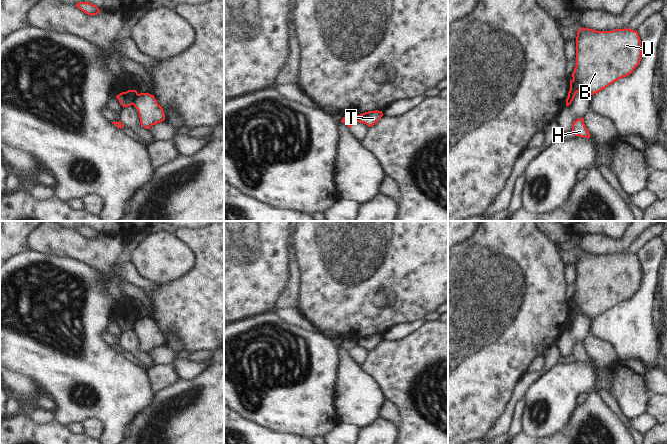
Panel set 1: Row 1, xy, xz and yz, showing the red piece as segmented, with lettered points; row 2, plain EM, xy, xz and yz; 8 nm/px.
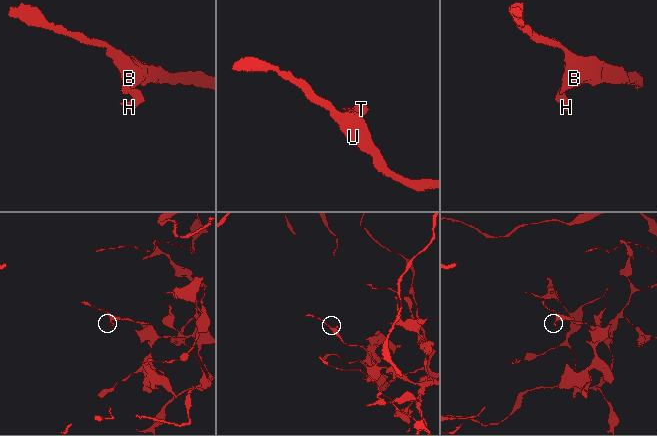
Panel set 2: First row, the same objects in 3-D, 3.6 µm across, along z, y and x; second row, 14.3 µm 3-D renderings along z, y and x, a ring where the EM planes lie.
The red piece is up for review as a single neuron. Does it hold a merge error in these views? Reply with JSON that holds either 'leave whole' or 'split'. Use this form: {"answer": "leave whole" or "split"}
{"answer": "split"}

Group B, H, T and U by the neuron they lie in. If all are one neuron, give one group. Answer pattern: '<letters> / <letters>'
B U / H T

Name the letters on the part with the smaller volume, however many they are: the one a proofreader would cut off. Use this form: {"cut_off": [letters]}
{"cut_off": ["H", "T"]}

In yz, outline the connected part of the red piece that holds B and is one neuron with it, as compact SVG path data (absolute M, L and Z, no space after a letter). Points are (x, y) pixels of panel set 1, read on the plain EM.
M580 252L576 261L576 290L566 329L577 316L593 319L630 299L641 285L638 256L626 253L596 255Z

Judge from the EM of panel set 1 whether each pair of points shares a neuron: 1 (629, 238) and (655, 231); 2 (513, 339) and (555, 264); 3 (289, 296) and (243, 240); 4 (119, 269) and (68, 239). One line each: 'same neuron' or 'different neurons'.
1: different neurons
2: same neuron
3: different neurons
4: different neurons

